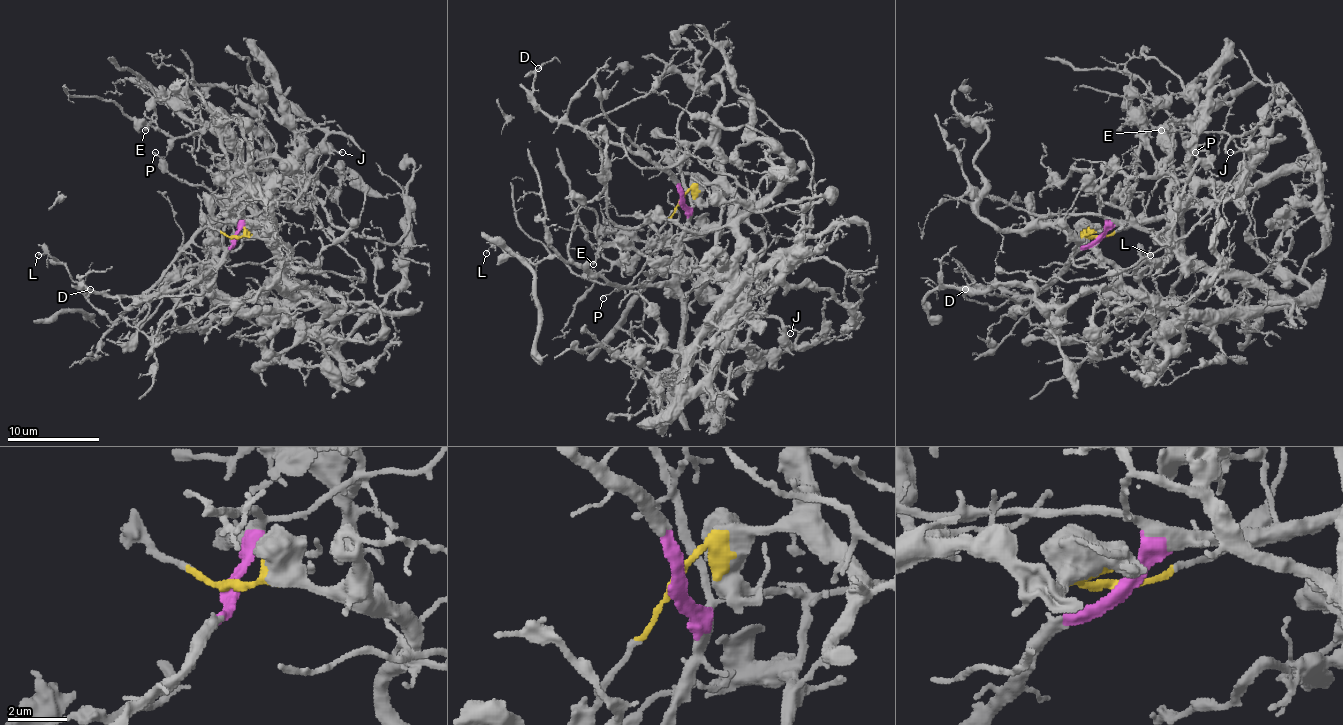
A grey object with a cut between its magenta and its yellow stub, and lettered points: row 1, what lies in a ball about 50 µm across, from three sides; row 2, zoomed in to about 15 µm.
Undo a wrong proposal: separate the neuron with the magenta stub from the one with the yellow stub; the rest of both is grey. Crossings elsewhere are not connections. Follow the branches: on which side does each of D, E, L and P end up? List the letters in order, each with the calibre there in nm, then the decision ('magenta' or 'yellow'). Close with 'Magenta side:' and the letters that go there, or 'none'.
D: calibre 180 nm; magenta
E: calibre 190 nm; yellow
L: calibre 120 nm; magenta
P: calibre 130 nm; magenta
Magenta side: D, L, P

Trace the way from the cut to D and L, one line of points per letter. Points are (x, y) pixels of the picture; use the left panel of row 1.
D: (232, 237), (232, 246), (195, 281), (154, 294), (103, 297), (85, 285), (89, 290)
L: (232, 237), (239, 225), (228, 216), (218, 218), (112, 322), (69, 271), (48, 253), (39, 255)

